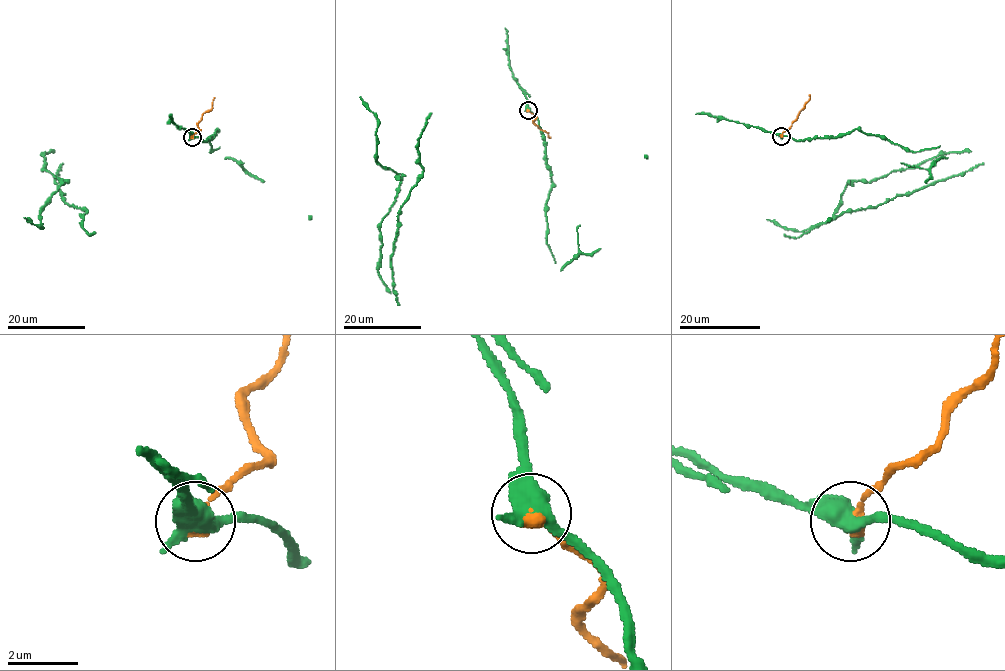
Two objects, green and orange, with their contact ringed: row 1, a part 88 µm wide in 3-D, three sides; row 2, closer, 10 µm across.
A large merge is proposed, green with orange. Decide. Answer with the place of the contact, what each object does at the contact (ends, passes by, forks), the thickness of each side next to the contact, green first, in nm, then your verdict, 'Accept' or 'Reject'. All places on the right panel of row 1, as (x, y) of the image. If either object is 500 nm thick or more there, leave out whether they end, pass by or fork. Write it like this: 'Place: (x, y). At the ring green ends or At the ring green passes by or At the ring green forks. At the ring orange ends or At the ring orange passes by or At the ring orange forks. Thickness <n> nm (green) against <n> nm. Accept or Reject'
Place: (781, 136). Thickness 550 nm (green) against 360 nm. Reject

